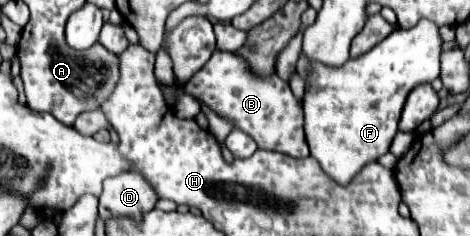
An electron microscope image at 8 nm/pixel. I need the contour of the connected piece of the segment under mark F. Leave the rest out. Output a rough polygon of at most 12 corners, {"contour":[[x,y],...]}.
{"contour":[[438,26],[394,30],[338,68],[310,62],[304,132],[338,184],[388,152]]}

